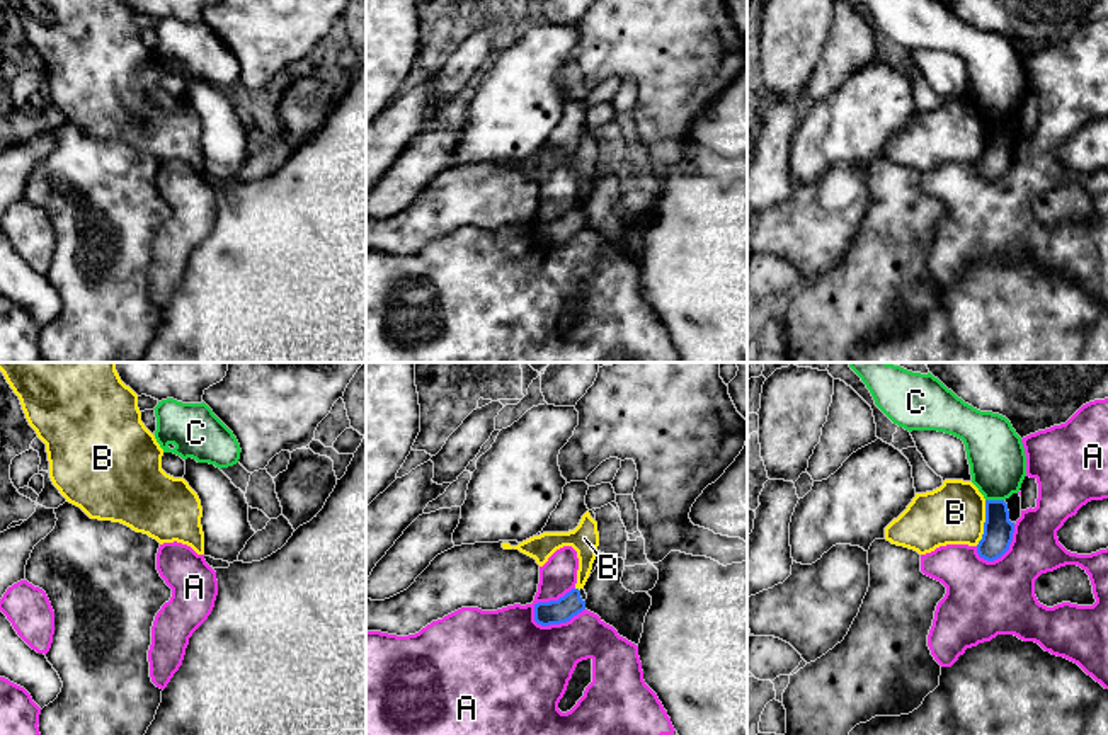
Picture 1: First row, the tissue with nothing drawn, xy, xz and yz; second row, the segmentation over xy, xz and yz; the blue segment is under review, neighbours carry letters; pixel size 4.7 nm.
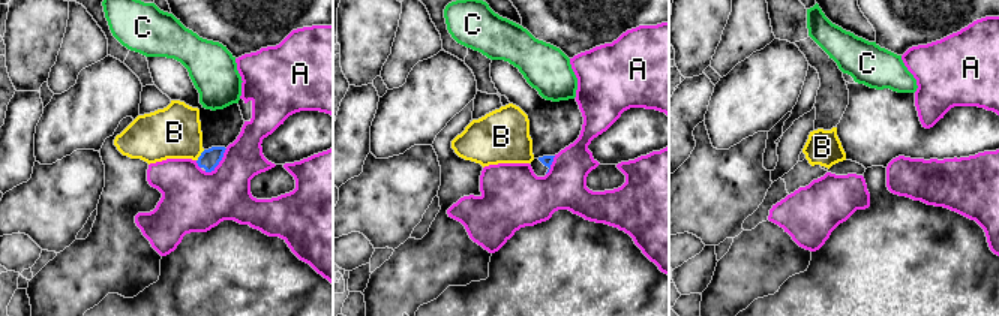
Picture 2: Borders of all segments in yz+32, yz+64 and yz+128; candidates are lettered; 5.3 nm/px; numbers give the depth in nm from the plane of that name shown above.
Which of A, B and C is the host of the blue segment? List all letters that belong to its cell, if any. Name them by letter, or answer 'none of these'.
none of these

